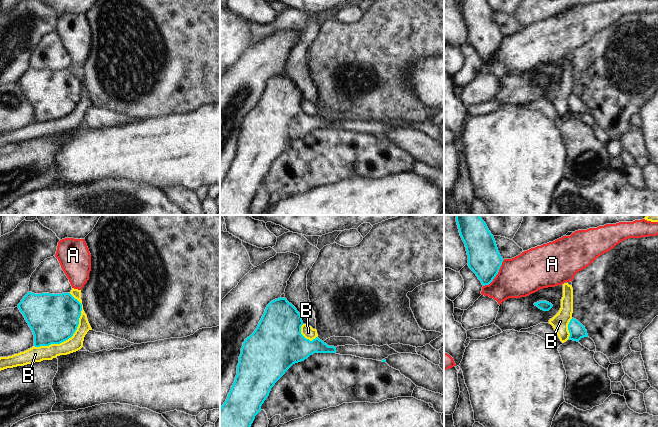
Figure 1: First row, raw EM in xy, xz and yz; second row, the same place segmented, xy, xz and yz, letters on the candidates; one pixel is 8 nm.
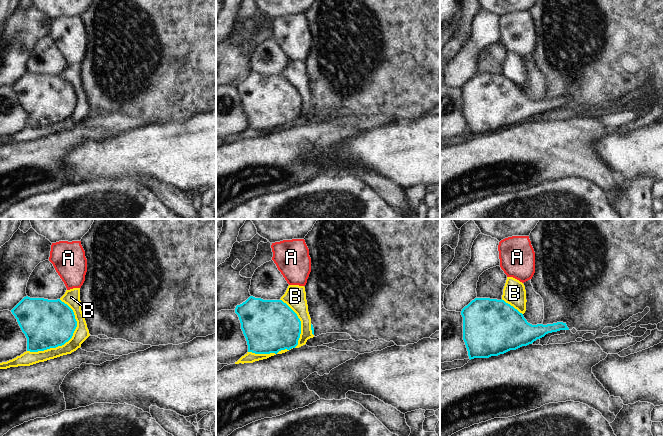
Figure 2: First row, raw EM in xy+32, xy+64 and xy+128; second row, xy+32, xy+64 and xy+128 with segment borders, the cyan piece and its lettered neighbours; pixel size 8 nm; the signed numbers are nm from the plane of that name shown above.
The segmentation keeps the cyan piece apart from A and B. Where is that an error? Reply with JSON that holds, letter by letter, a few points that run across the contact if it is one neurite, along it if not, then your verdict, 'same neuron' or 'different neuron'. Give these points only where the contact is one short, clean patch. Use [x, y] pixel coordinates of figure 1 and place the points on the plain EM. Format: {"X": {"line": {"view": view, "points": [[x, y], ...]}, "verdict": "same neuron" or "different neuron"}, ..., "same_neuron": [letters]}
{"A": {"verdict": "different neuron"}, "B": {"verdict": "different neuron"}, "same_neuron": []}

